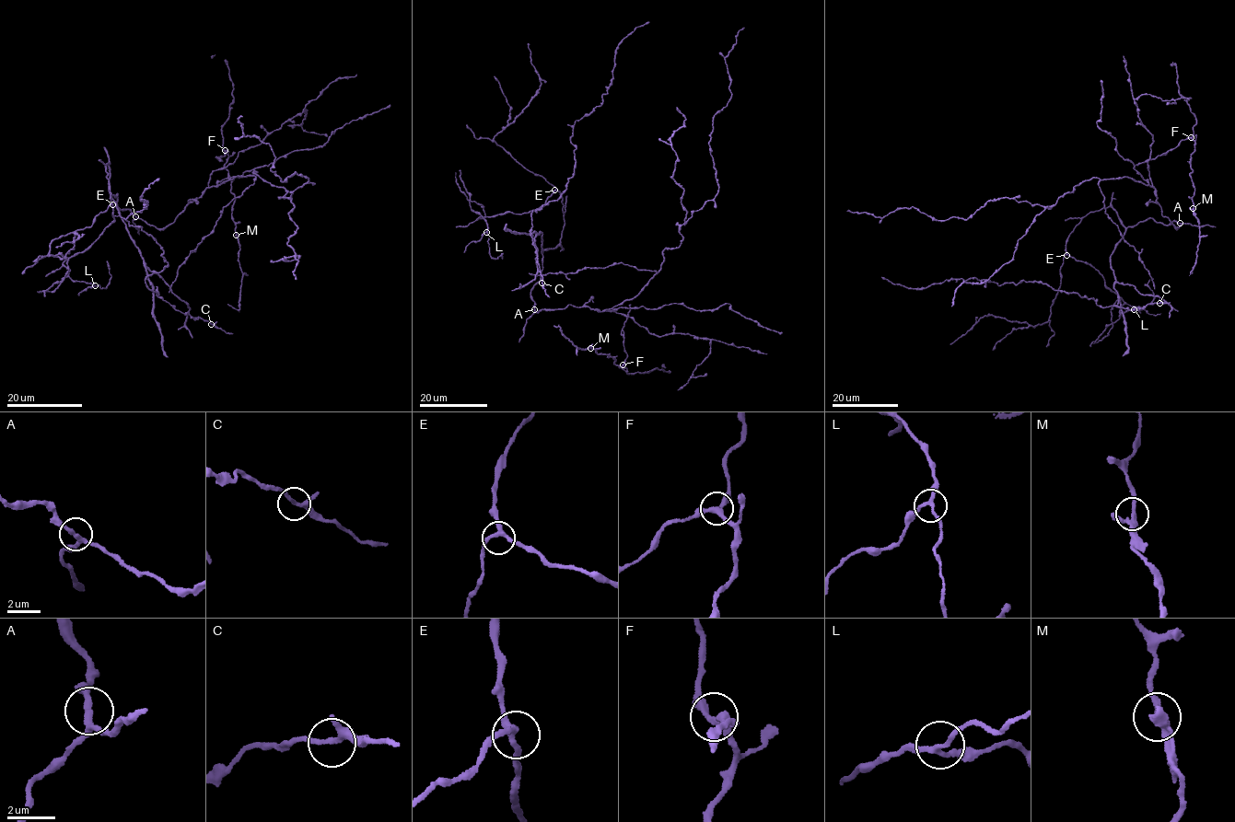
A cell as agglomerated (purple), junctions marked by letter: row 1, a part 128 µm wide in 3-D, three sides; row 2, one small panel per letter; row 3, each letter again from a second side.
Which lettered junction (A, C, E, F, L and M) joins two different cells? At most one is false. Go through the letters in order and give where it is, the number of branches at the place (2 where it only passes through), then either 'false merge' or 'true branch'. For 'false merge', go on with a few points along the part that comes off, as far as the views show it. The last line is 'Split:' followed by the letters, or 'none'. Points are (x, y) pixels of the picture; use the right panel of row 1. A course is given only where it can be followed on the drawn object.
A: (1180, 223) | 3 | true branch
C: (1159, 303) | 3 | true branch
E: (1066, 255) | 3 | true branch
F: (1191, 137) | 3 | true branch
L: (1134, 309) | 3 | true branch
M: (1193, 208) | 3 | true branch
Split: none

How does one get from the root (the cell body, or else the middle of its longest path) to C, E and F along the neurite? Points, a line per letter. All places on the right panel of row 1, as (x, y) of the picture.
C: (1182, 225), (1174, 221), (1164, 225), (1148, 218), (1126, 228), (1112, 255), (1118, 306), (1132, 310), (1159, 303)
E: (1182, 225), (1150, 217), (1125, 227), (1117, 213), (1103, 208), (1075, 226), (1066, 255)
F: (1182, 225), (1176, 228), (1161, 214), (1147, 161), (1191, 137)

